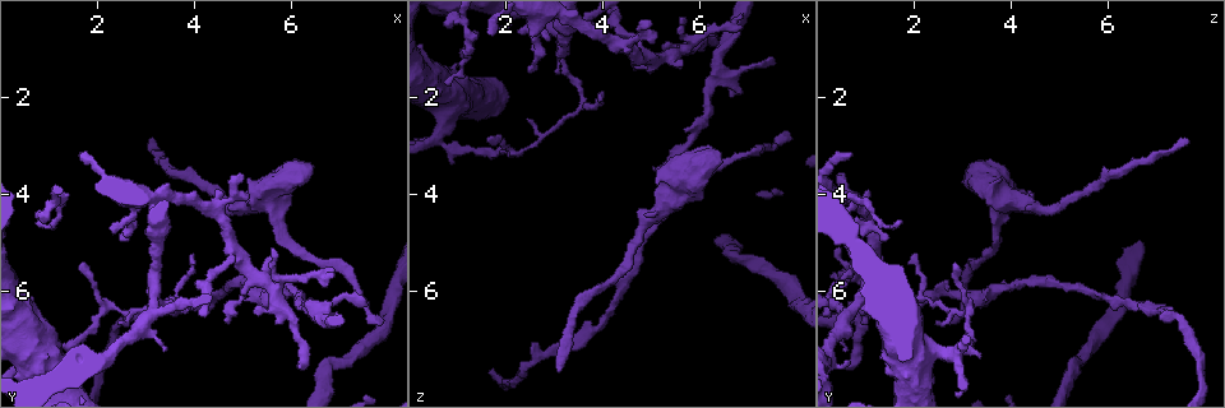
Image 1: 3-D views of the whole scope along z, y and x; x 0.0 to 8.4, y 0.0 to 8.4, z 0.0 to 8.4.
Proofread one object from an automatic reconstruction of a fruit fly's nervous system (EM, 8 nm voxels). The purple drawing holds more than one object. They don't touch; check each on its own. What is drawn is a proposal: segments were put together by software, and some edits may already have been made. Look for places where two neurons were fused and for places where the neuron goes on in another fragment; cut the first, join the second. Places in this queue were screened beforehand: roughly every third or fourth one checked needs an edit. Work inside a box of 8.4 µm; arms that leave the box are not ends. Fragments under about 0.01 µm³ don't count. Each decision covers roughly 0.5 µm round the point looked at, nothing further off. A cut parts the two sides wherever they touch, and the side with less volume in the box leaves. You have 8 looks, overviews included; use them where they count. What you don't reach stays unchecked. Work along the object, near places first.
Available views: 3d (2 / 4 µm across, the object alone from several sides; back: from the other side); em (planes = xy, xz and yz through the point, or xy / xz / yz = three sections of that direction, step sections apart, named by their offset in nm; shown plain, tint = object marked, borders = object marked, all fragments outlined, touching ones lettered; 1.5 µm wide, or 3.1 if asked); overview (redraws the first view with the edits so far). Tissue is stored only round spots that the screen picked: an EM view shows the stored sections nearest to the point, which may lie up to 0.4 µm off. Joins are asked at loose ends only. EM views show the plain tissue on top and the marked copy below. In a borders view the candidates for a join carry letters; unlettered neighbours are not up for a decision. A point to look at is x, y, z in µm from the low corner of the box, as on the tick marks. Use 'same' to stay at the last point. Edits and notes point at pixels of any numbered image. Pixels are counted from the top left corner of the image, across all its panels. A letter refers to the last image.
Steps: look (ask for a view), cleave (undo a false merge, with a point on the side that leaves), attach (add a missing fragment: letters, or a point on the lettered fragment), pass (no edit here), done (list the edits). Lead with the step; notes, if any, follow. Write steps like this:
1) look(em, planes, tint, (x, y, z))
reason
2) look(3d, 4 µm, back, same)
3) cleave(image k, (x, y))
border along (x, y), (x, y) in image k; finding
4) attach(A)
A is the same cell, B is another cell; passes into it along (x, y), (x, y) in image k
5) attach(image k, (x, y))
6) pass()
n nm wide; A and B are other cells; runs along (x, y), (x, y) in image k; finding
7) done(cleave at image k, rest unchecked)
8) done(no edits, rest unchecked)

look(3d, 4 µm, (3.10, 2.90, 7.65))
free end

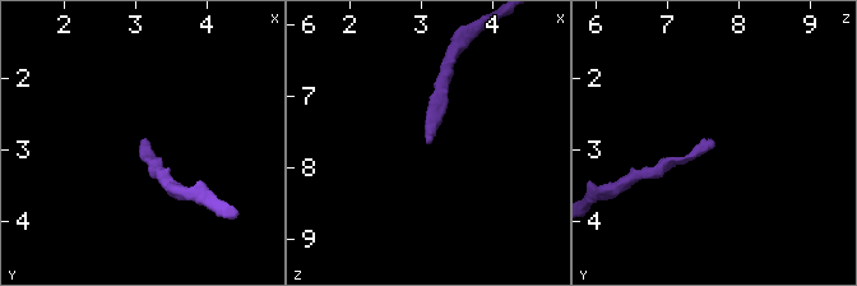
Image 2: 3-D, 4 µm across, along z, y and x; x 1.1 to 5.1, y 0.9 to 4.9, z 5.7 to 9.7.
look(em, yz, step 4, tint, (3.10, 2.90, 7.65))

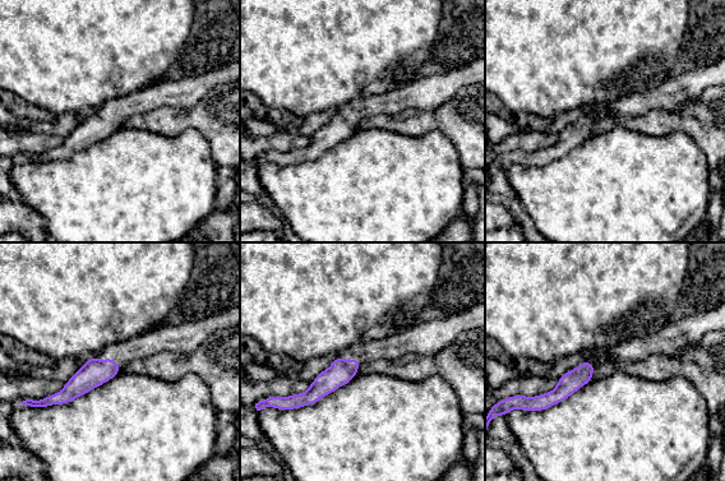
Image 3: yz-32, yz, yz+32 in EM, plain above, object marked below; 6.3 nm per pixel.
look(em, planes, borders, same)

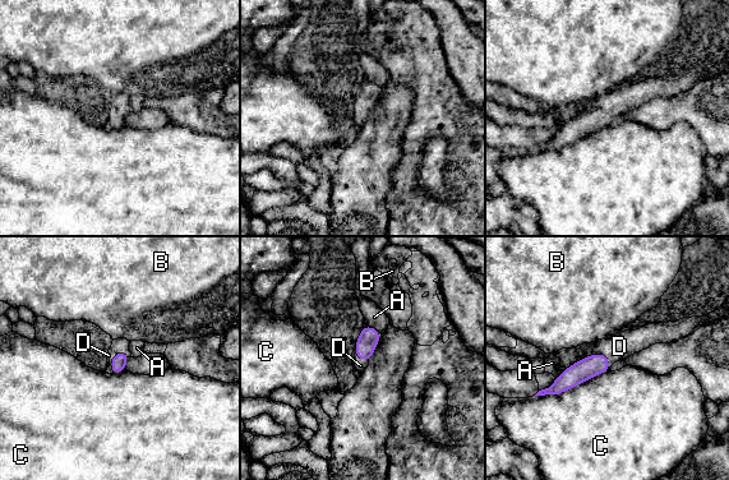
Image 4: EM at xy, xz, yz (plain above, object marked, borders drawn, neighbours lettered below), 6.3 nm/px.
attach(D)
D is the same cell, A, B and C are other cells; passes into it along (119, 360), (111, 359), (119, 345) in image 4; the neuron continues

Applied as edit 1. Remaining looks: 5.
look(em, planes, tint, (2.25, 6.40, 3.15))
branch point

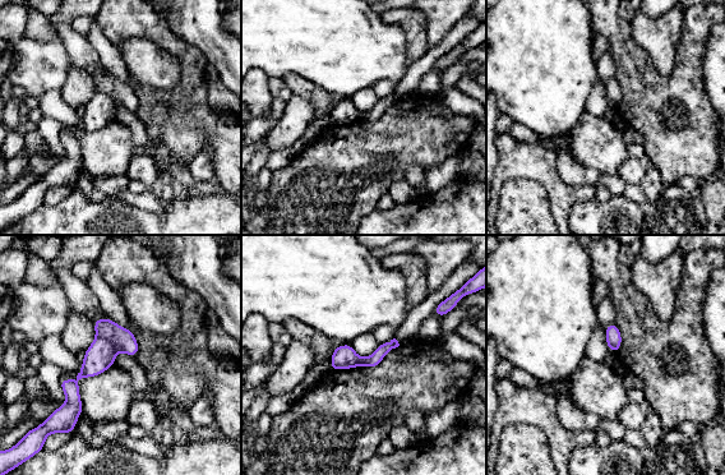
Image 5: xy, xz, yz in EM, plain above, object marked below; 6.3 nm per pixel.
look(em, planes, borders, same)
see the neighbours

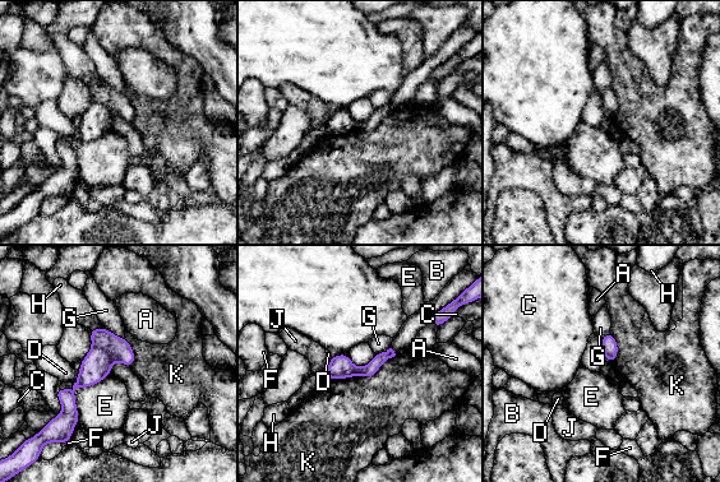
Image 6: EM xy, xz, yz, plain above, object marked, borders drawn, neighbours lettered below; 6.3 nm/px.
cleave(image 6, (119, 348))
K touches over 460 nm; A, B, C, D, E, F, G, H, J and K are other cells; border along (92, 342), (101, 347), (112, 361) in image 6; two neurons meet here

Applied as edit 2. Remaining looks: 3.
look(overview)
see it whole again

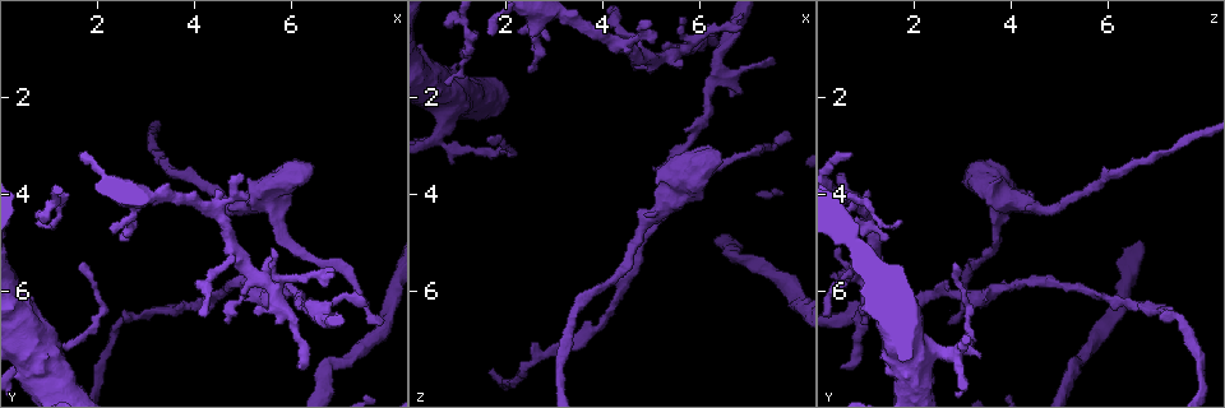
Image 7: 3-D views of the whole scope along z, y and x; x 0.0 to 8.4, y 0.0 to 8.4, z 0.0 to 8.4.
look(em, planes, borders, (4.65, 6.70, 1.40))
thin end

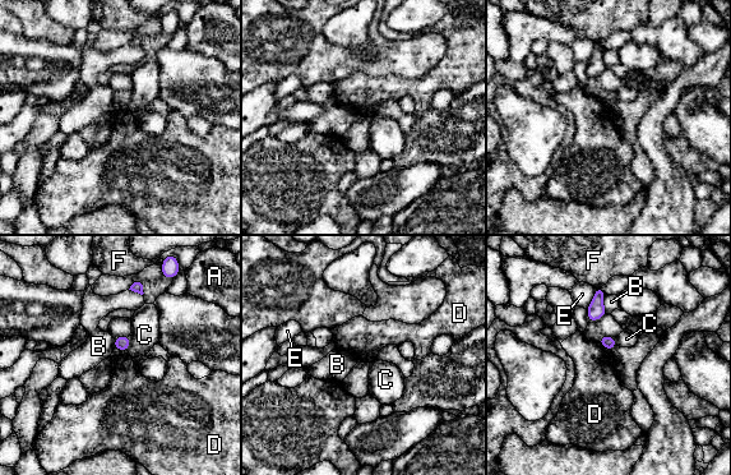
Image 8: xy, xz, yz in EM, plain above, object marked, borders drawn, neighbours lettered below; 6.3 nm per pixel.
pass()
E touches over 160 nm; A, B, C, D, E and F are other cells; none of them fits

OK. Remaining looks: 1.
done(attach at image 4, cleave at image 6, rest unchecked)

